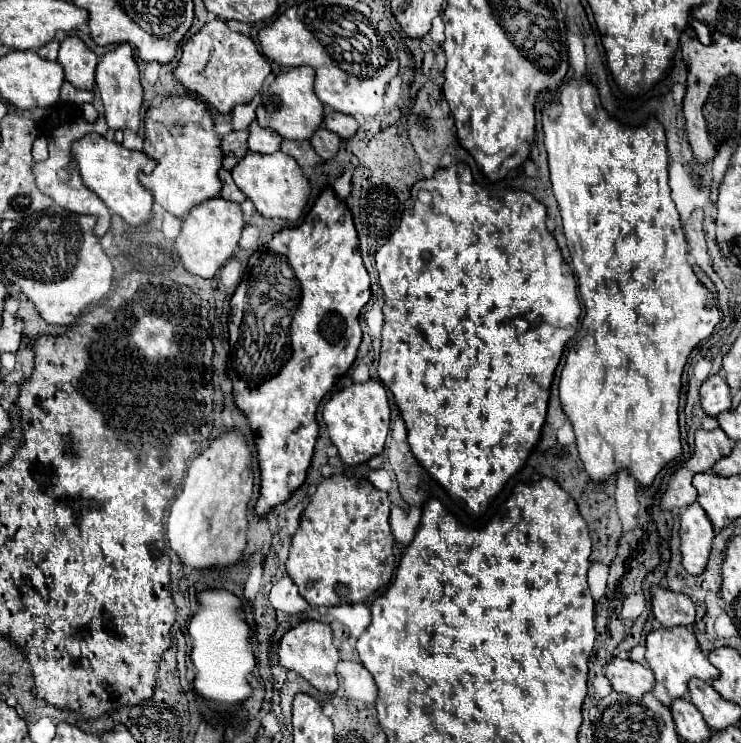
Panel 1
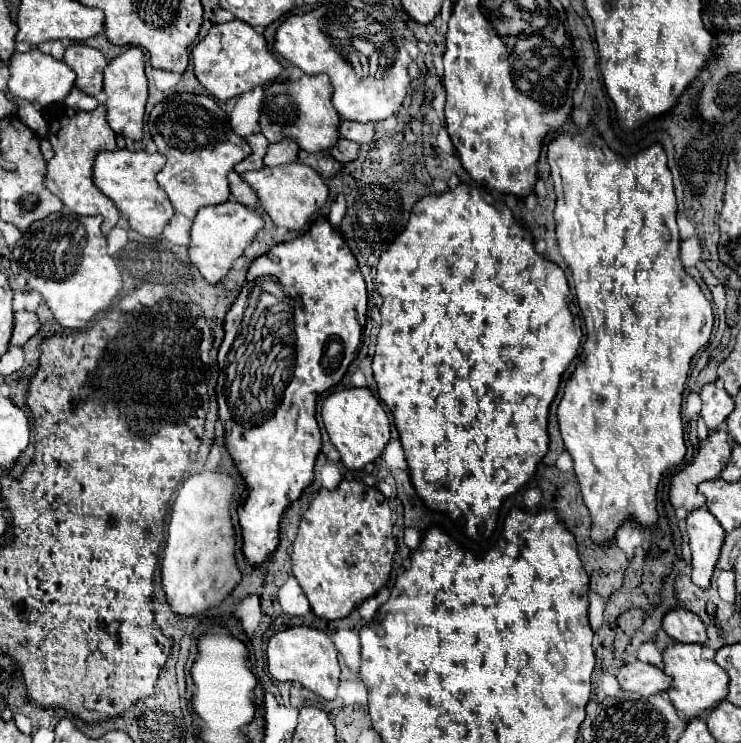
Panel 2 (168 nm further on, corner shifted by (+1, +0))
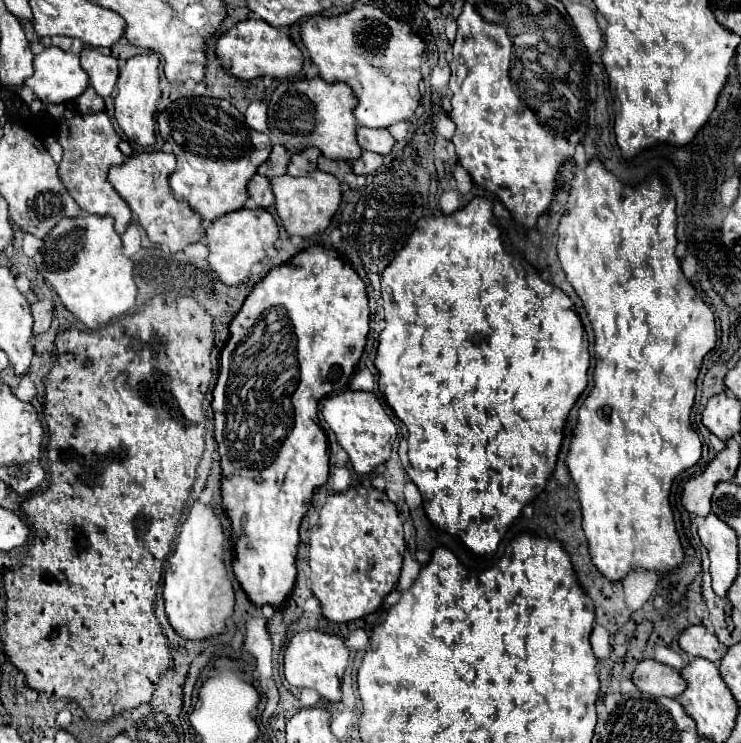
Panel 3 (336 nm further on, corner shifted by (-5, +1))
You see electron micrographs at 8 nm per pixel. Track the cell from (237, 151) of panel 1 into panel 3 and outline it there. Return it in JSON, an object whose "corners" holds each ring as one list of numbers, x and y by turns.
{"corners":[[274,145,270,159,258,169,258,173,264,175,264,177,268,177,268,179,286,175,286,165,288,163,290,163,290,153,282,145]]}

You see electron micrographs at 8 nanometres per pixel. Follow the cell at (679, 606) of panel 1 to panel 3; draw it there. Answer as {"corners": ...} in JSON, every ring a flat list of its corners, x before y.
{"corners":[[694,625,694,627,688,627,680,639,678,639,680,647,684,653,692,655,692,657,702,657,702,659,708,659,712,663,718,663,724,655,724,647,720,645,720,641,716,639,716,635,702,627,702,625]]}

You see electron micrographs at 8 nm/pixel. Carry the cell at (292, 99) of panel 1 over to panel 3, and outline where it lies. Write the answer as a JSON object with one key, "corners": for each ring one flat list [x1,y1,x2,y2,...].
{"corners":[[320,77,280,83,272,93,268,113,272,143,284,145,290,153,318,147,328,159,356,161,362,155,362,147,356,141,356,121,352,115,356,101,358,99,346,83,326,83]]}

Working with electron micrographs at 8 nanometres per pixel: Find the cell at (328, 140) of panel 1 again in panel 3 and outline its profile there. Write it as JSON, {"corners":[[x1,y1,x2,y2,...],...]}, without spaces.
{"corners":[[364,151,364,155,352,163,352,169,356,175,368,175,368,173,374,173,378,171,380,167,384,165,384,157,378,155,378,153,372,153,372,151]]}

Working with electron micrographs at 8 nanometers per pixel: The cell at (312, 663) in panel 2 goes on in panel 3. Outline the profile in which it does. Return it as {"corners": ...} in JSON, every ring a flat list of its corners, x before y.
{"corners":[[322,631,296,633,284,651,284,675,292,687,316,689,326,701,340,701,340,681,348,665,348,647,336,635]]}

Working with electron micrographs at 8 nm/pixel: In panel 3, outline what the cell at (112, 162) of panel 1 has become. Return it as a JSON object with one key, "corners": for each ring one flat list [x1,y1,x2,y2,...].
{"corners":[[150,151,140,153,136,157,126,157,124,165,112,167,108,173,108,181,120,193,120,197,128,203,132,213,136,213,138,223,146,231,148,239,158,245,170,247,172,253,182,251,190,243,198,243,204,239,202,217,194,213,186,203,174,199,168,187,168,175,176,169,176,159,172,153]]}

